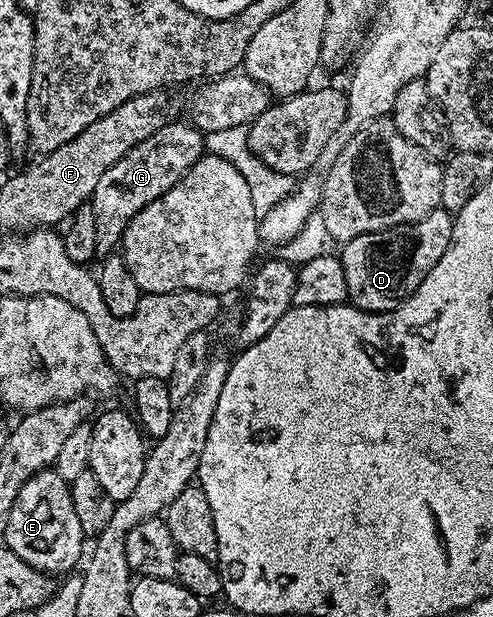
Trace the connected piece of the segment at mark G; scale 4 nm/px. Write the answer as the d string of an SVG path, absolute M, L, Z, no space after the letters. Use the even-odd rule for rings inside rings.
M174 121L165 125L163 128L158 129L157 133L153 133L151 137L145 137L140 144L137 144L135 148L129 149L127 153L111 169L107 169L104 174L101 176L101 181L98 182L96 191L92 193L90 197L91 208L93 213L97 217L97 256L106 257L116 250L120 246L123 231L129 225L129 221L133 217L137 217L137 213L141 213L141 209L145 209L145 205L149 205L153 201L157 201L166 191L173 189L173 185L177 185L177 181L181 181L181 177L185 177L185 173L188 169L192 167L196 161L205 154L205 135L204 132L197 130L195 127L192 127L190 122L183 121Z

